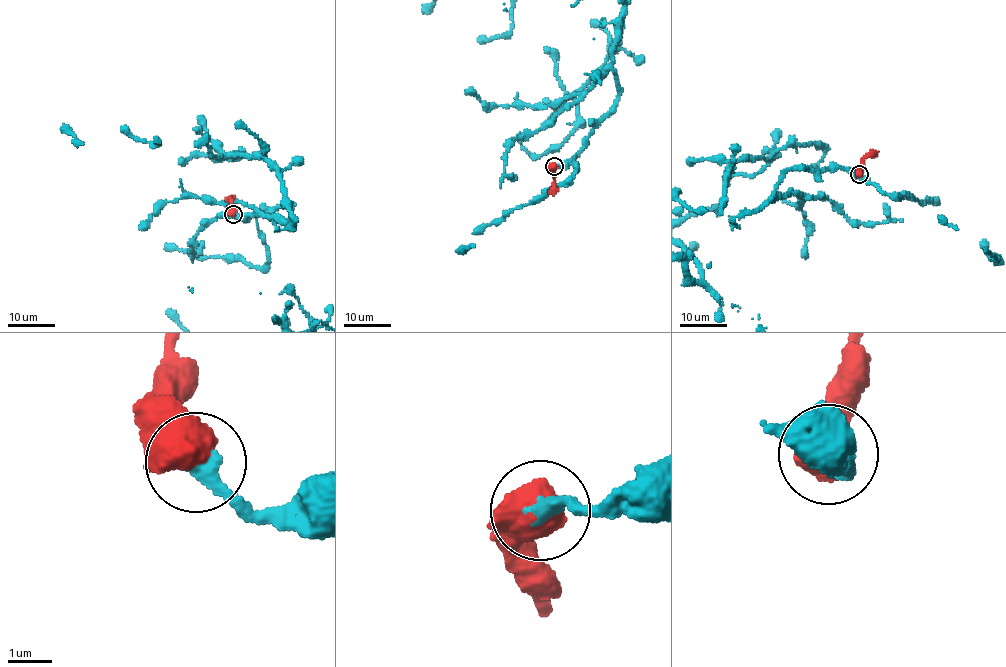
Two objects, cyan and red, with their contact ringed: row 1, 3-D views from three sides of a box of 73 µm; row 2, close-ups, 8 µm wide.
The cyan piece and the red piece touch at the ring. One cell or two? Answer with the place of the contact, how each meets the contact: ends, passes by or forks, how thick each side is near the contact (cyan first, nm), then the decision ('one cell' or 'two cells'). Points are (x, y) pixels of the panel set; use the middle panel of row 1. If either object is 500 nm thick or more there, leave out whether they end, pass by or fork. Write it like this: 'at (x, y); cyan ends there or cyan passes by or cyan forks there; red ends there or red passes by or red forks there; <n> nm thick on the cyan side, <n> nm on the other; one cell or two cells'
at (554, 166); 400 nm thick on the cyan side, 850 nm on the other; one cell

